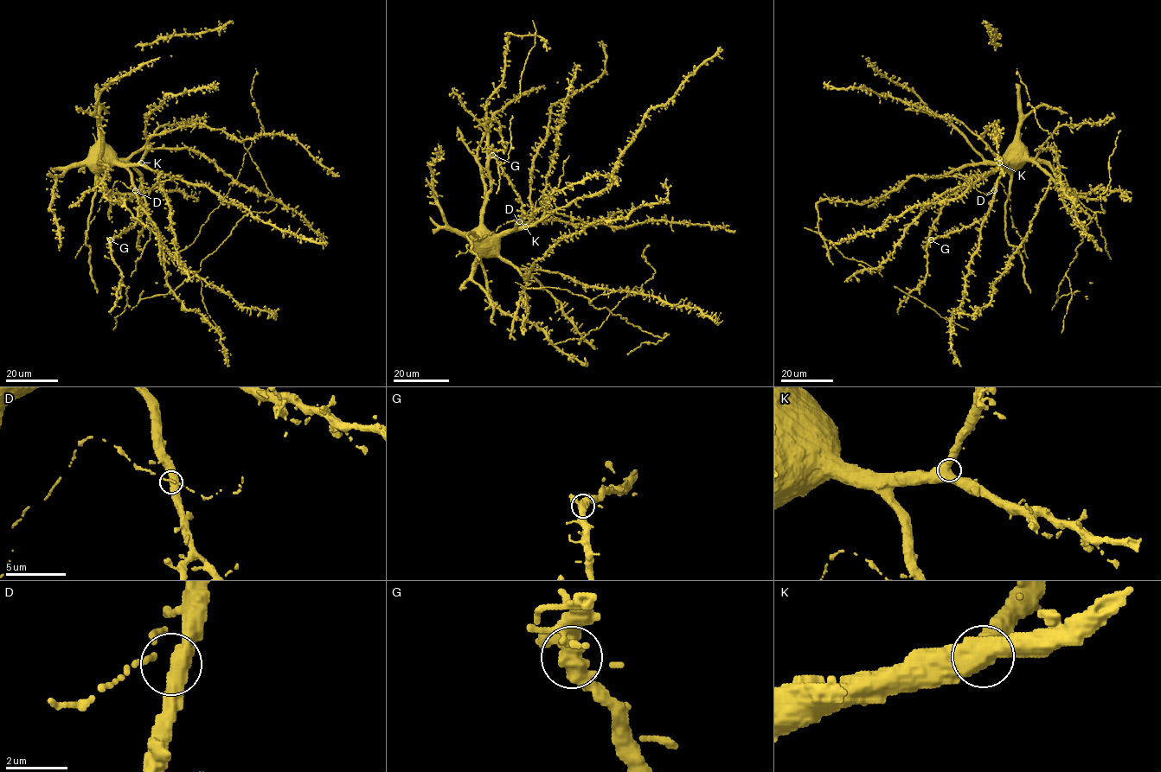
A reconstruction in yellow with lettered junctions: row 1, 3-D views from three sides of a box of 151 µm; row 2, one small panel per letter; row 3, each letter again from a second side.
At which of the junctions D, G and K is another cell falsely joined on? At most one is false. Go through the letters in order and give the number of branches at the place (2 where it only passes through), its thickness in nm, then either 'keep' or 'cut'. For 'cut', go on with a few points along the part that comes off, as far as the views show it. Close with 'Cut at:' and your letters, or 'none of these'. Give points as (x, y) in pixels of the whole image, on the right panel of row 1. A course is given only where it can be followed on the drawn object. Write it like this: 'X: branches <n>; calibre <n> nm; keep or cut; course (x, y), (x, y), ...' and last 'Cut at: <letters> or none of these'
D: branches 3; calibre 400 nm; keep
G: branches 3; calibre 460 nm; keep
K: branches 3; calibre 440 nm; keep
Cut at: none of these

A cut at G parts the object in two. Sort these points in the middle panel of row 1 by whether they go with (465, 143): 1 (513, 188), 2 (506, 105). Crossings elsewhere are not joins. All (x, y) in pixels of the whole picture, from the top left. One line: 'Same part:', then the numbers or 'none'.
Same part: 1, 2

